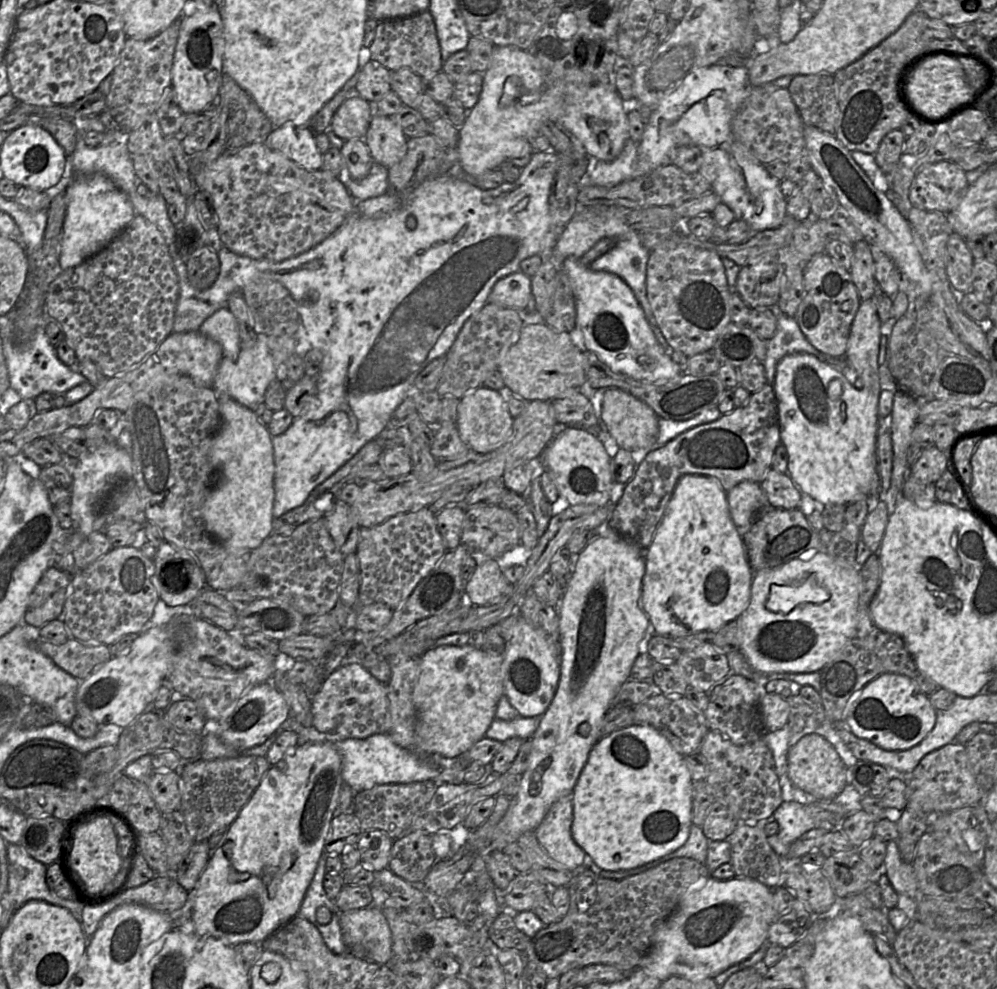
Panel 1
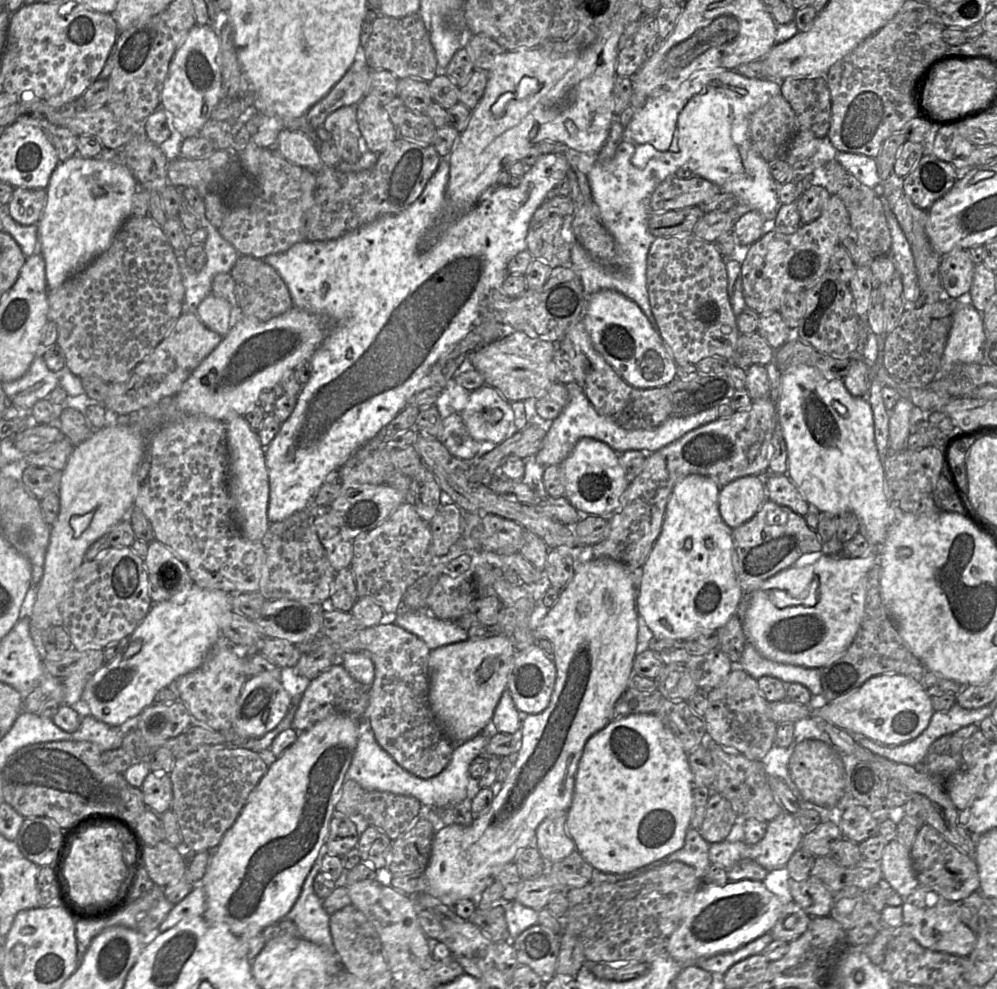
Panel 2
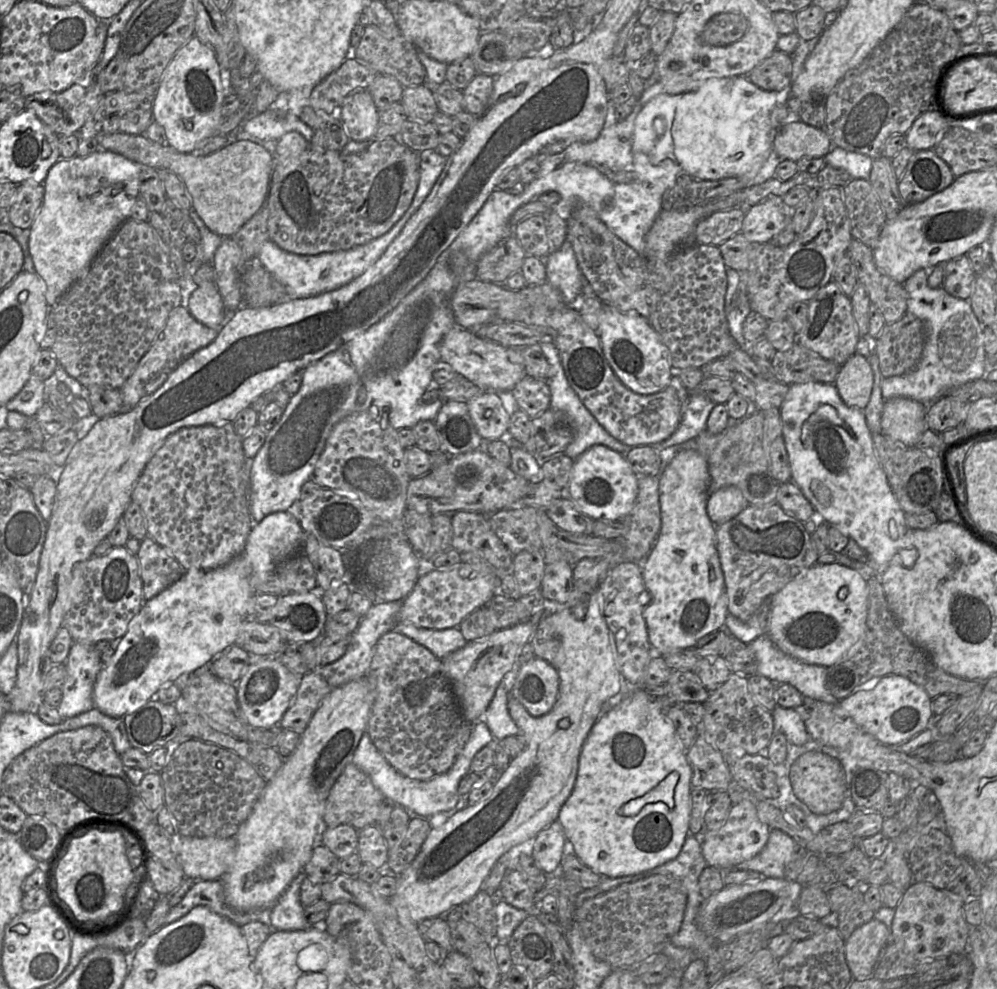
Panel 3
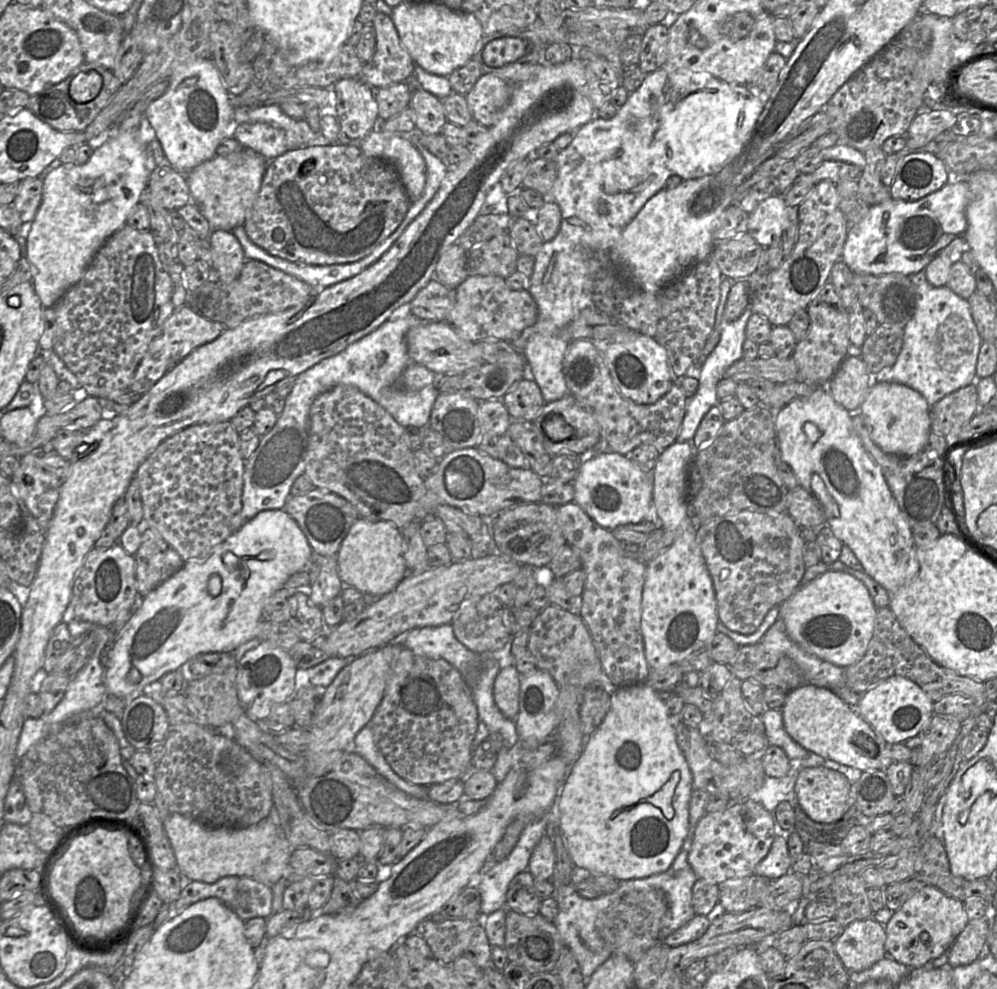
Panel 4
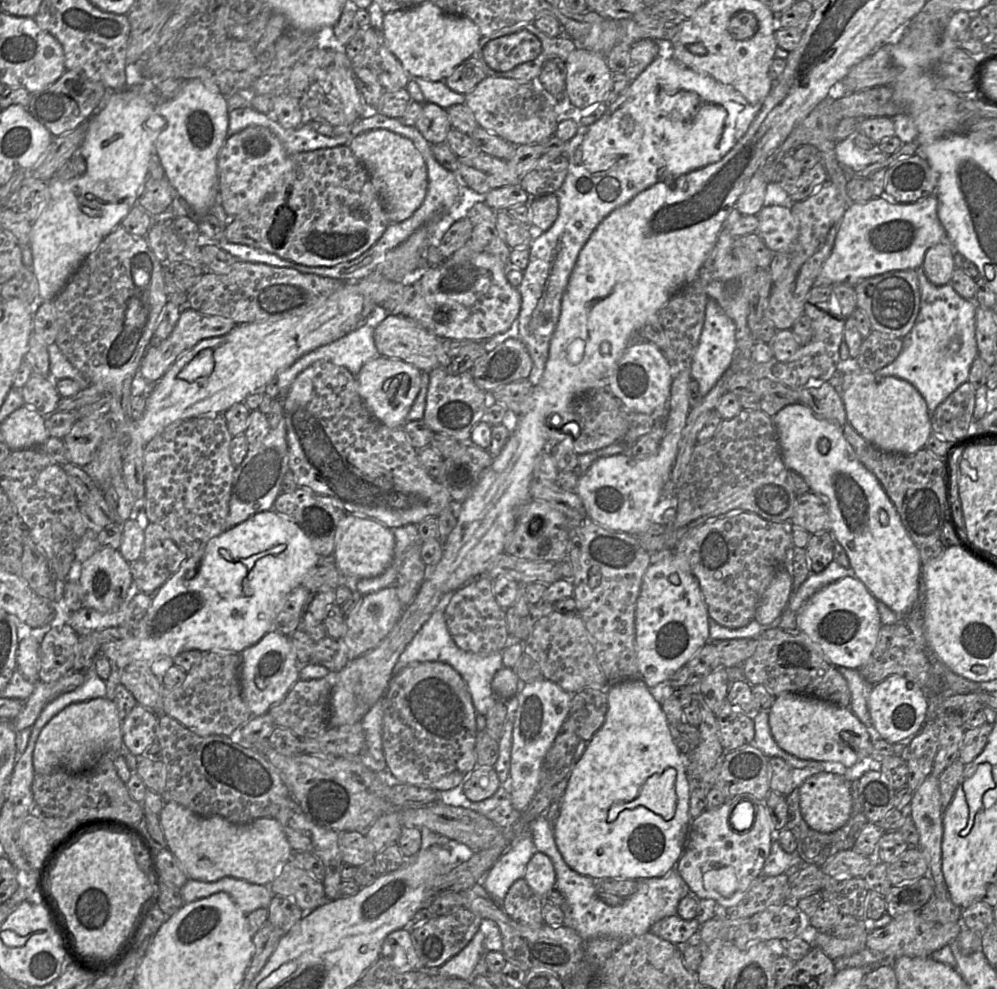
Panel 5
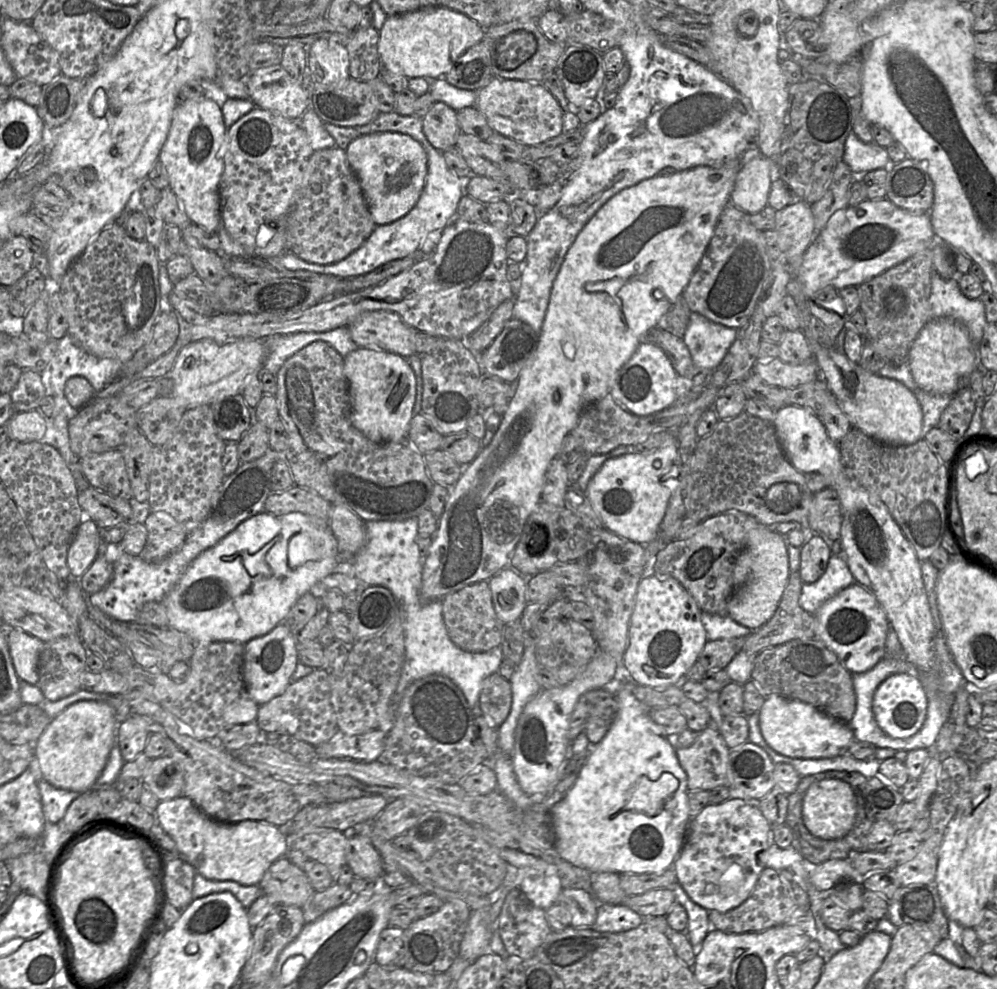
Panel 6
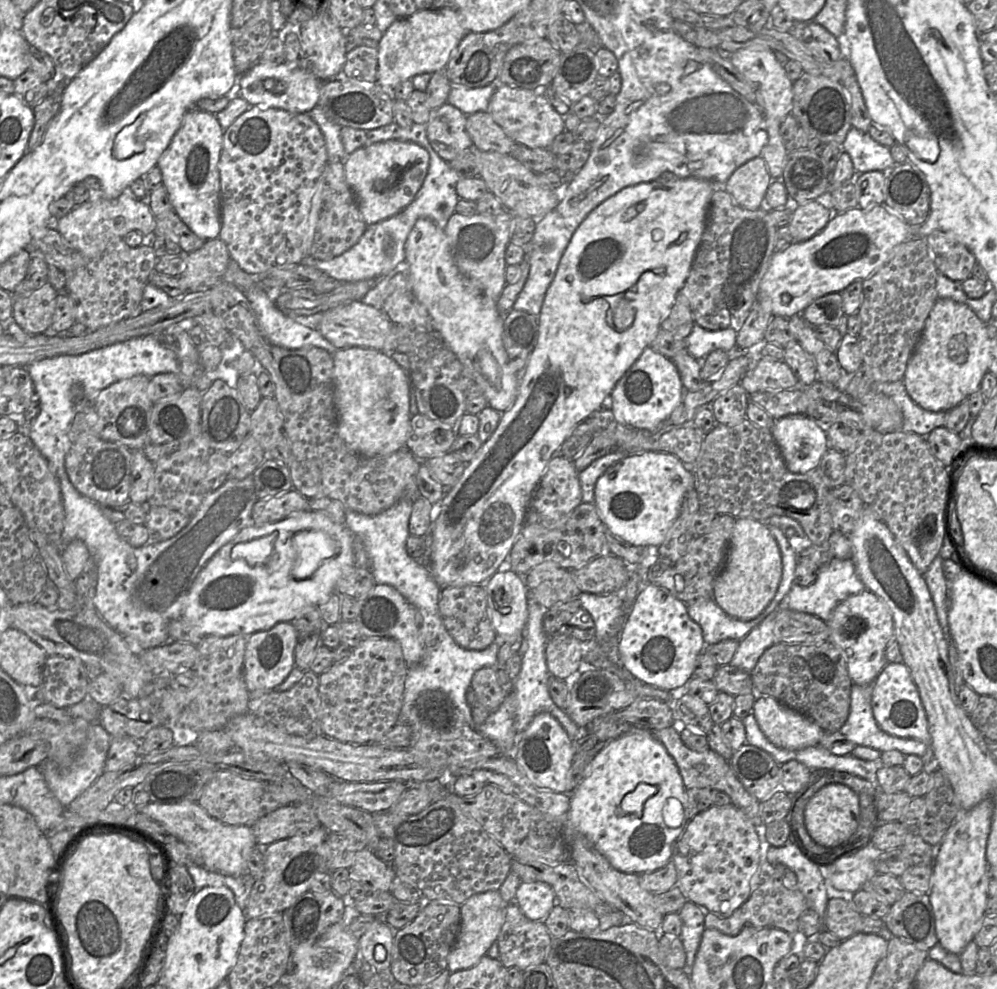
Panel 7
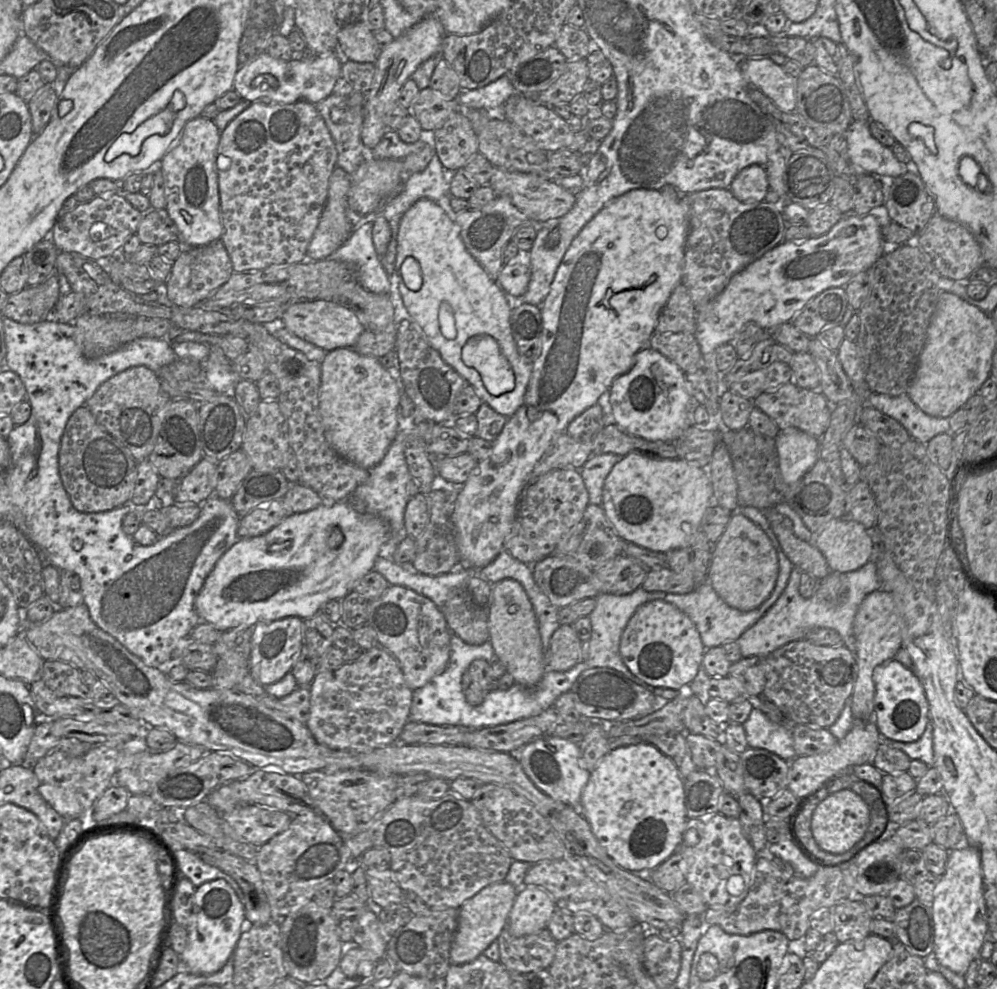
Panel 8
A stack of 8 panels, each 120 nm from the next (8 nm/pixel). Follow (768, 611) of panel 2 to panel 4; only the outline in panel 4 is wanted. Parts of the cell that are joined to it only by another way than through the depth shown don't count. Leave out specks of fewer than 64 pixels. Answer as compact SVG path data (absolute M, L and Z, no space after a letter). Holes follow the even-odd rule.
M827 571L799 585L778 607L786 632L795 643L810 654L841 668L858 662L864 656L874 632L877 607L867 587L844 572Z

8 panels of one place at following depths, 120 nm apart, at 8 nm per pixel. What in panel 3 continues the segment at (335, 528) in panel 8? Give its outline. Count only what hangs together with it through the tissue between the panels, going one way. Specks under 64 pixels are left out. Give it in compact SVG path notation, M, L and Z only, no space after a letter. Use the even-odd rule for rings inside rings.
M289 512L271 513L253 524L243 552L228 564L212 570L192 567L177 582L144 601L140 611L130 621L113 657L103 664L99 672L93 689L94 706L108 716L123 718L156 699L163 685L171 685L180 675L193 673L228 653L247 619L248 604L256 594L256 587L266 576L274 573L279 564L301 553L304 540L305 532Z

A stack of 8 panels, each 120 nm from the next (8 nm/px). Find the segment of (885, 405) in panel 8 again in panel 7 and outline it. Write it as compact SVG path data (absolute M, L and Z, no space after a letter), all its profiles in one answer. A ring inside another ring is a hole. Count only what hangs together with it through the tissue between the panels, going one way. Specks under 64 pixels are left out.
M903 380L895 382L873 382L871 391L891 398L903 417L901 431L927 437L932 430L944 427L946 412L930 412L919 407L906 391Z

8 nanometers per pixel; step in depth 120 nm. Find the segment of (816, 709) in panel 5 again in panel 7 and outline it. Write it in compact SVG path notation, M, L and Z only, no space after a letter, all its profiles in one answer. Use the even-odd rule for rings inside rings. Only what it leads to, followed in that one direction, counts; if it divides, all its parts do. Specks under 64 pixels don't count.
M757 695L752 713L766 738L780 748L798 750L819 745L824 733L811 719L771 696Z

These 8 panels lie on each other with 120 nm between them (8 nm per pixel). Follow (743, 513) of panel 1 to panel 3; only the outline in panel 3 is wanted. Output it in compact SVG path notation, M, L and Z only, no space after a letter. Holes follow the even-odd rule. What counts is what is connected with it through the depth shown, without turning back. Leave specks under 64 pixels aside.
M725 486L709 494L706 512L714 525L720 525L737 516L748 505L739 488Z

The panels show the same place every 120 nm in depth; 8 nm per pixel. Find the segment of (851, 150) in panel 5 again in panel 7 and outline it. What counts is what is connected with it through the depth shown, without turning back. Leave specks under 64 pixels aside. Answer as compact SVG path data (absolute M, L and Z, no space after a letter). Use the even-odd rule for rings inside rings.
M854 127L848 131L842 143L842 150L850 156L857 172L883 172L898 165L893 160L889 147L873 140L868 132L862 132Z

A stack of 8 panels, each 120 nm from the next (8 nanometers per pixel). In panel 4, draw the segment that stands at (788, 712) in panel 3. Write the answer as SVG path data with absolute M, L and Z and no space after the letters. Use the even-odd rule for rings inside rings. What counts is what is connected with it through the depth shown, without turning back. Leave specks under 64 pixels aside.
M766 708L761 714L768 745L776 745L784 750L789 759L804 758L809 751L794 741L786 732L780 709Z

